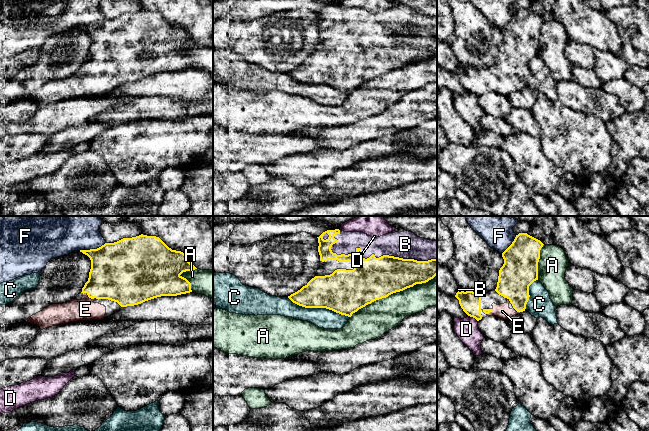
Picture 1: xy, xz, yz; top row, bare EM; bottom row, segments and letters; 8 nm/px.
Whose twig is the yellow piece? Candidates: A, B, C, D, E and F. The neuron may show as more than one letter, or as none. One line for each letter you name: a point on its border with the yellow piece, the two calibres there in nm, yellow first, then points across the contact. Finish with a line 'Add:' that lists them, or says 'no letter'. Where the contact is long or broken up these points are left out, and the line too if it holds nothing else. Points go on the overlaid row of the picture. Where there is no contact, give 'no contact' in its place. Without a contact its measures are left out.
B: contact xz (379, 257); calibres 340 and 220 nm
E: contact xy (90, 297); calibres 380 and 180 nm
Add: B, E

